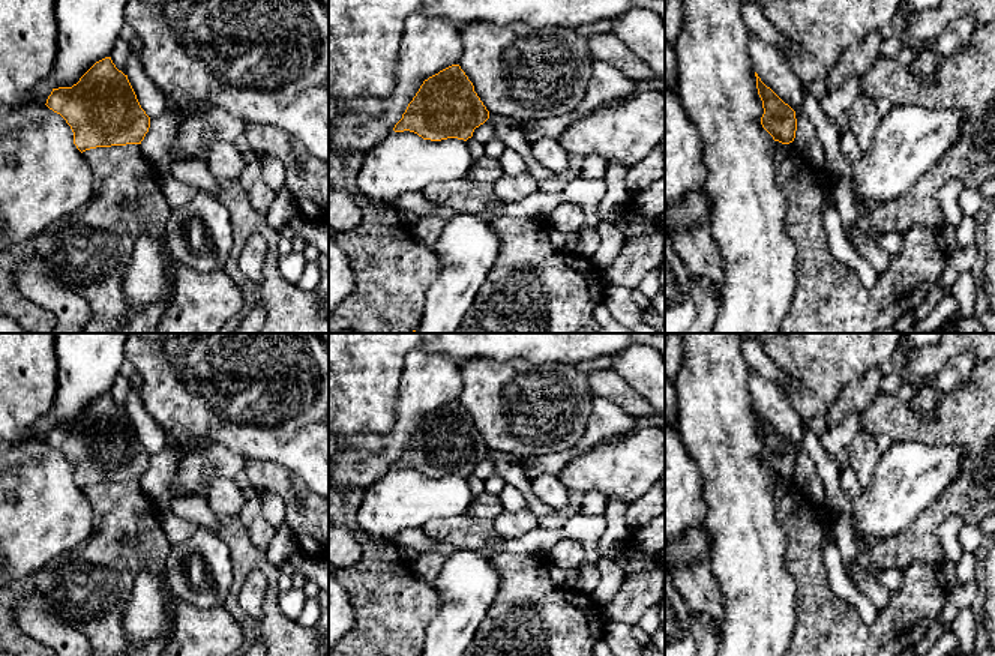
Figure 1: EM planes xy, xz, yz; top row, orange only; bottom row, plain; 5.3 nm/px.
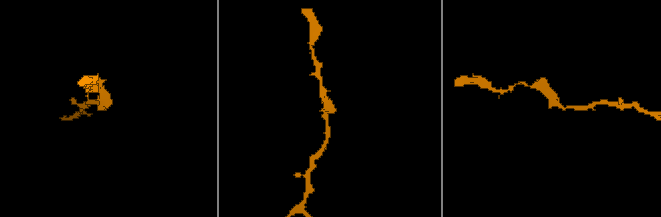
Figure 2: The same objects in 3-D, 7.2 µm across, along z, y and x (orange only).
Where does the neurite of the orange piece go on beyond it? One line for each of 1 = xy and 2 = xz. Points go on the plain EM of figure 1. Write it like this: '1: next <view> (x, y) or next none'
1: next none
2: next none

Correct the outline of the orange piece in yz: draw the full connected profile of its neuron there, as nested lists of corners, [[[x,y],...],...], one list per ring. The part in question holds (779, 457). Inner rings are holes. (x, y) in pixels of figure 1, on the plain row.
[[[756,408],[755,413],[758,431],[764,444],[764,450],[761,453],[762,464],[773,473],[774,477],[782,480],[792,479],[797,467],[795,447],[770,423],[767,423]]]

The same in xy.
[[[111,393],[96,398],[72,423],[53,425],[45,440],[60,450],[83,489],[96,483],[141,480],[150,453]]]

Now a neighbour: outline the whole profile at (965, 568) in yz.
[[[963,552],[957,560],[956,578],[959,584],[968,584],[975,578],[975,555],[974,552]]]

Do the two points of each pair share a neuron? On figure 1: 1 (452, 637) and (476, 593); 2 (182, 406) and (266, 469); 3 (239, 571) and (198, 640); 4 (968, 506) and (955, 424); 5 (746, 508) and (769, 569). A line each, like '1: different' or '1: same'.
1: same
2: different
3: different
4: same
5: same

